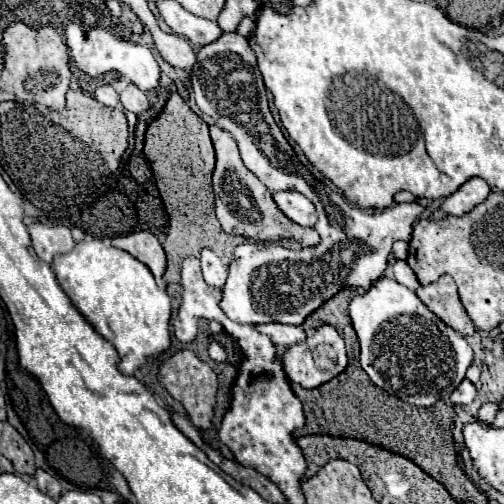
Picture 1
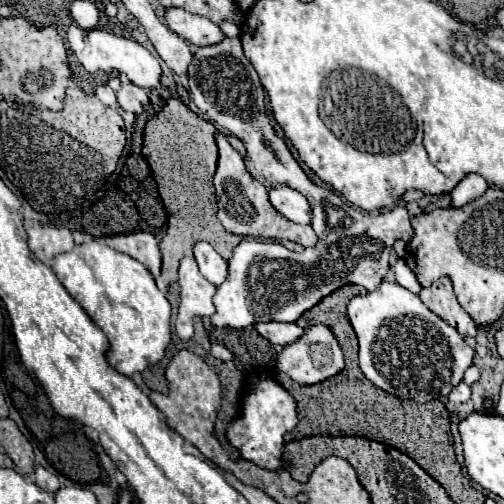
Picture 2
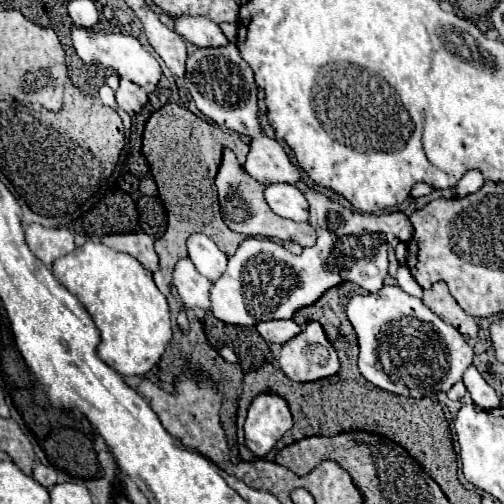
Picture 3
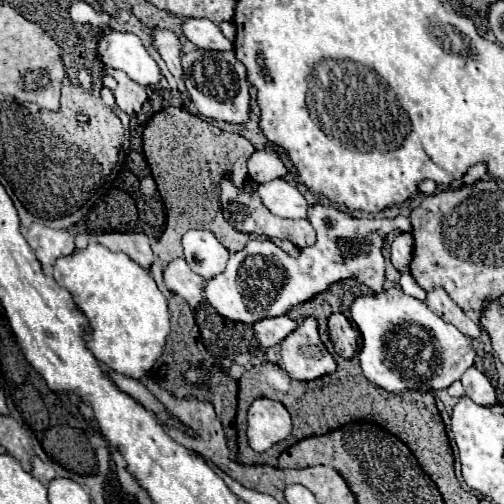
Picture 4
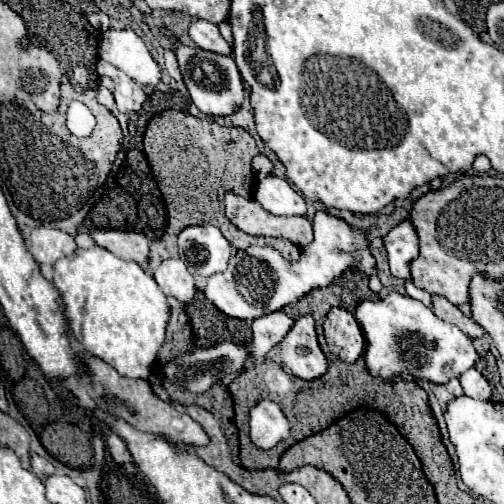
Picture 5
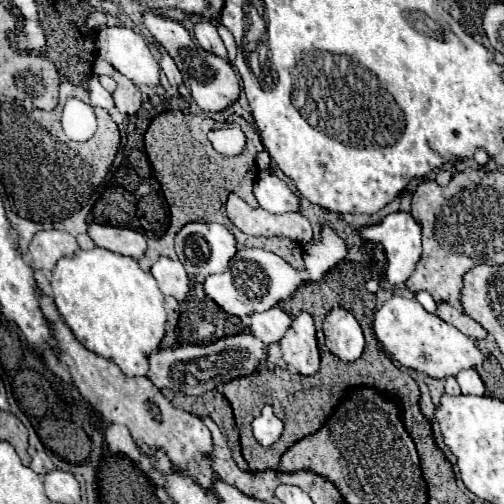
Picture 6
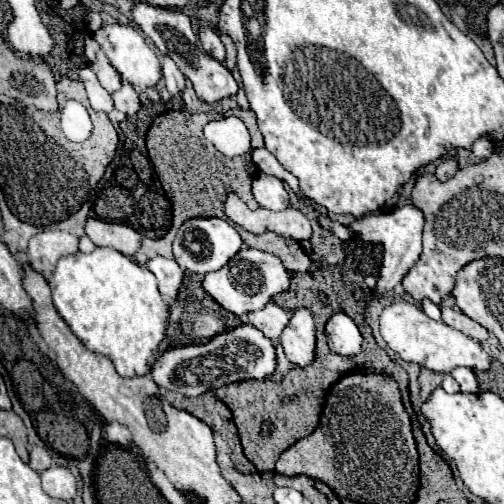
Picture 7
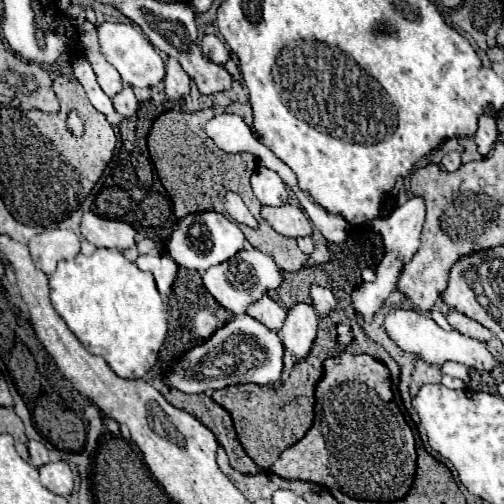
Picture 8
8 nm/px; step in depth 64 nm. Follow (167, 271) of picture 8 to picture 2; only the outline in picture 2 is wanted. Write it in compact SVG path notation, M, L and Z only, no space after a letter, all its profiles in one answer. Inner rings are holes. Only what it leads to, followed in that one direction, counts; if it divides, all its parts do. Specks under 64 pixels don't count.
M182 258L180 262L180 278L178 284L182 288L178 315L176 316L176 334L182 340L188 340L194 336L192 318L196 316L212 316L216 312L212 304L212 296L216 292L216 286L212 286L198 270L198 264L194 258Z

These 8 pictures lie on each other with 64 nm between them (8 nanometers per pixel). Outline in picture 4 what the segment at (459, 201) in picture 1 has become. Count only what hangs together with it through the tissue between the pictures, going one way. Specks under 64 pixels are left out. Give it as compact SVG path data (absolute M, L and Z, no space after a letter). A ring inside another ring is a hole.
M476 164L476 166L472 166L472 168L464 174L462 182L464 182L464 184L476 184L478 180L484 178L484 174L486 174L486 166L484 166L484 164Z

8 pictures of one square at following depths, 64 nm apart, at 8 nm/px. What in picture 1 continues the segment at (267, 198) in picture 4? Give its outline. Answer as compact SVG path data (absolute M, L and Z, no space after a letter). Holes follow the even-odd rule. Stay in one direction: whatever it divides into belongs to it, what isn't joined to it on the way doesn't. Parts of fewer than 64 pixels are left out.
M276 192L274 202L290 220L300 226L314 226L318 220L316 206L300 192Z

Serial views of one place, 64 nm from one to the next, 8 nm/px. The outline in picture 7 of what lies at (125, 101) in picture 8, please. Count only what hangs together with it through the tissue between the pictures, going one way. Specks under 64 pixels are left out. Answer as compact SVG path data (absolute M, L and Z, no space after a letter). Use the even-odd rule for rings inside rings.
M122 82L122 88L118 92L114 92L112 98L114 98L114 108L118 112L124 112L126 116L134 116L140 108L140 98L138 98L134 86L128 82Z

